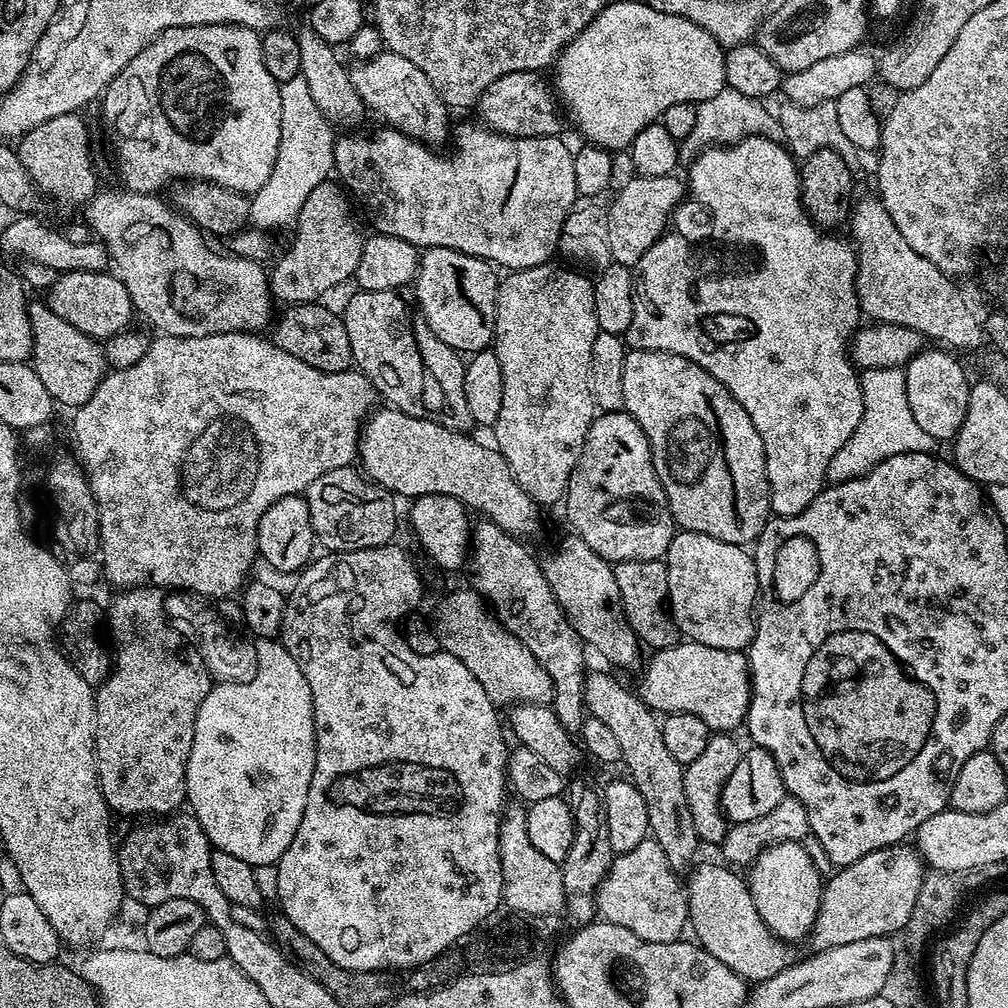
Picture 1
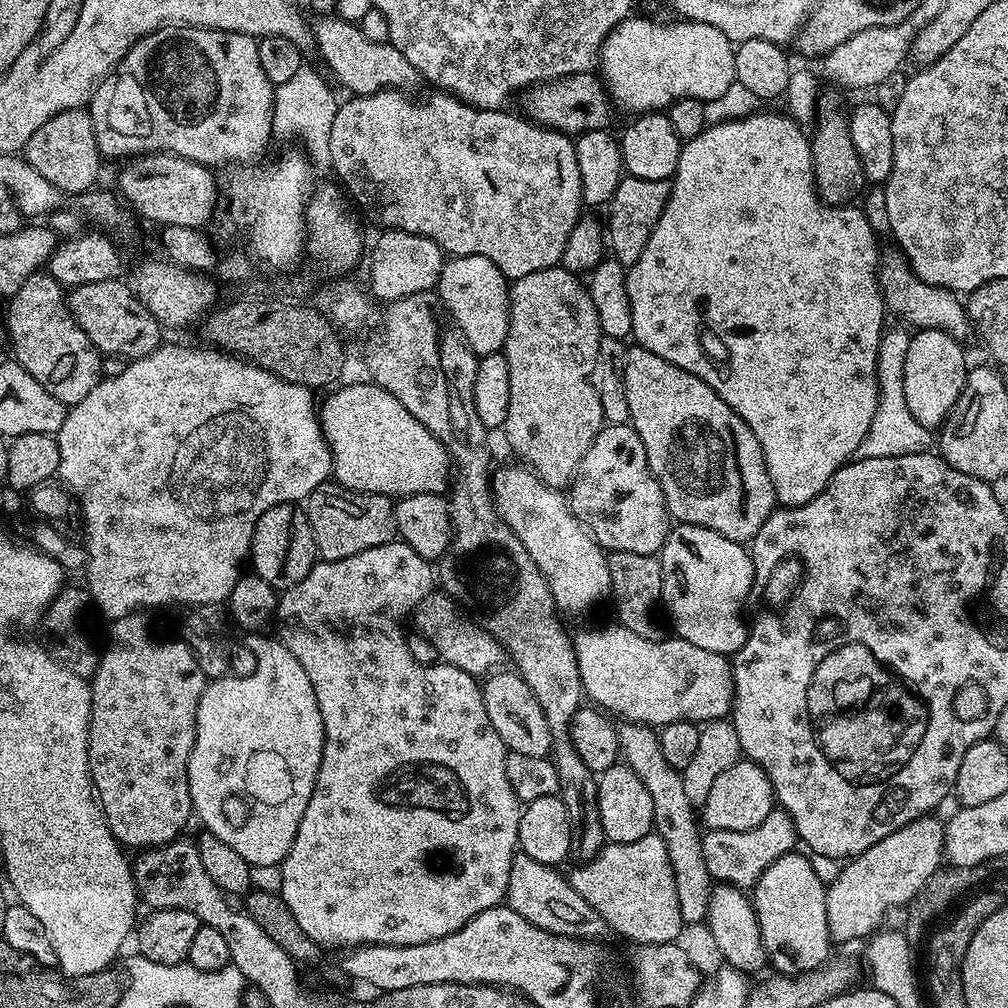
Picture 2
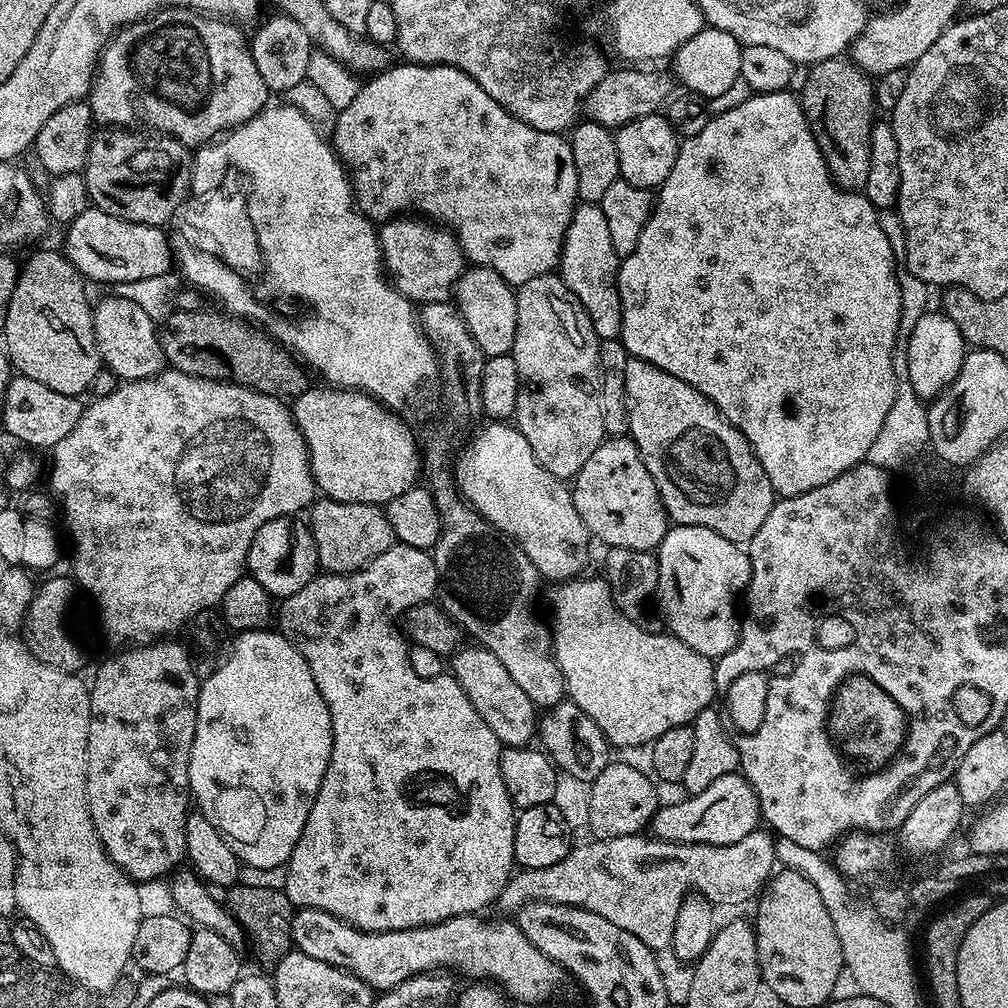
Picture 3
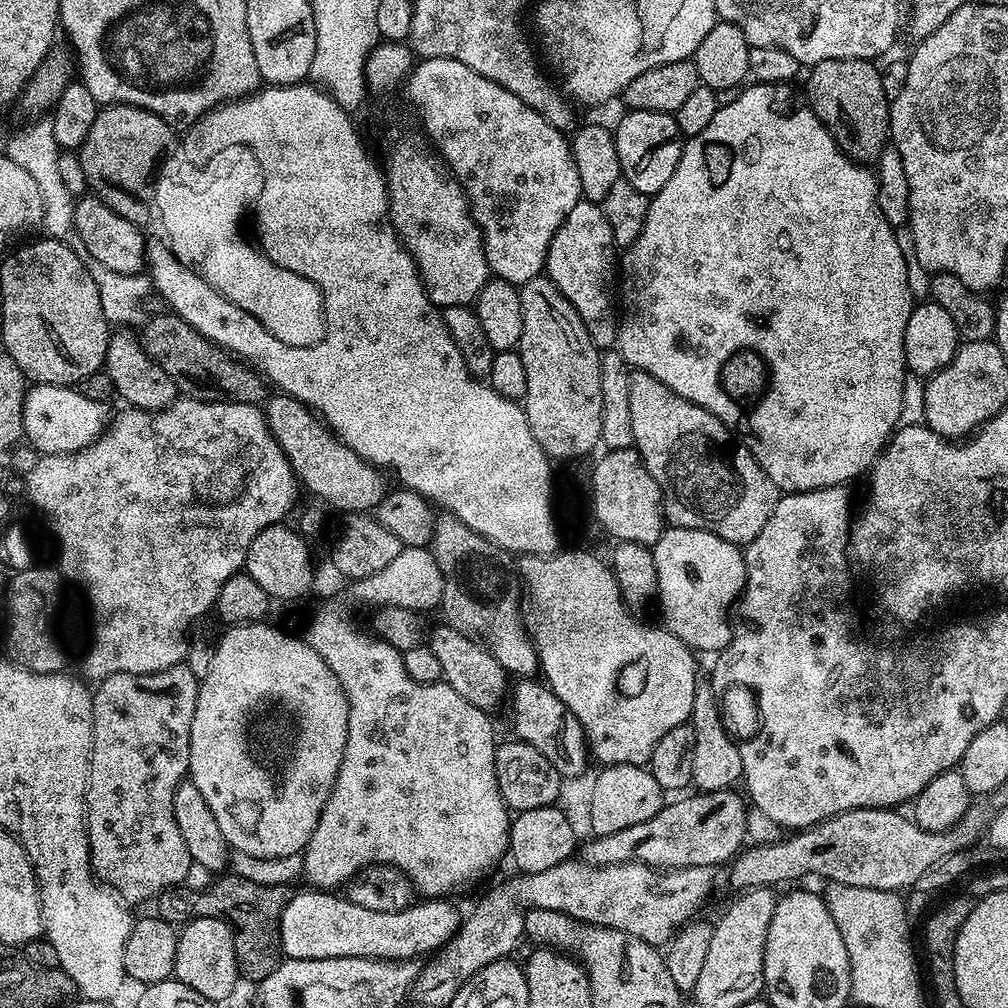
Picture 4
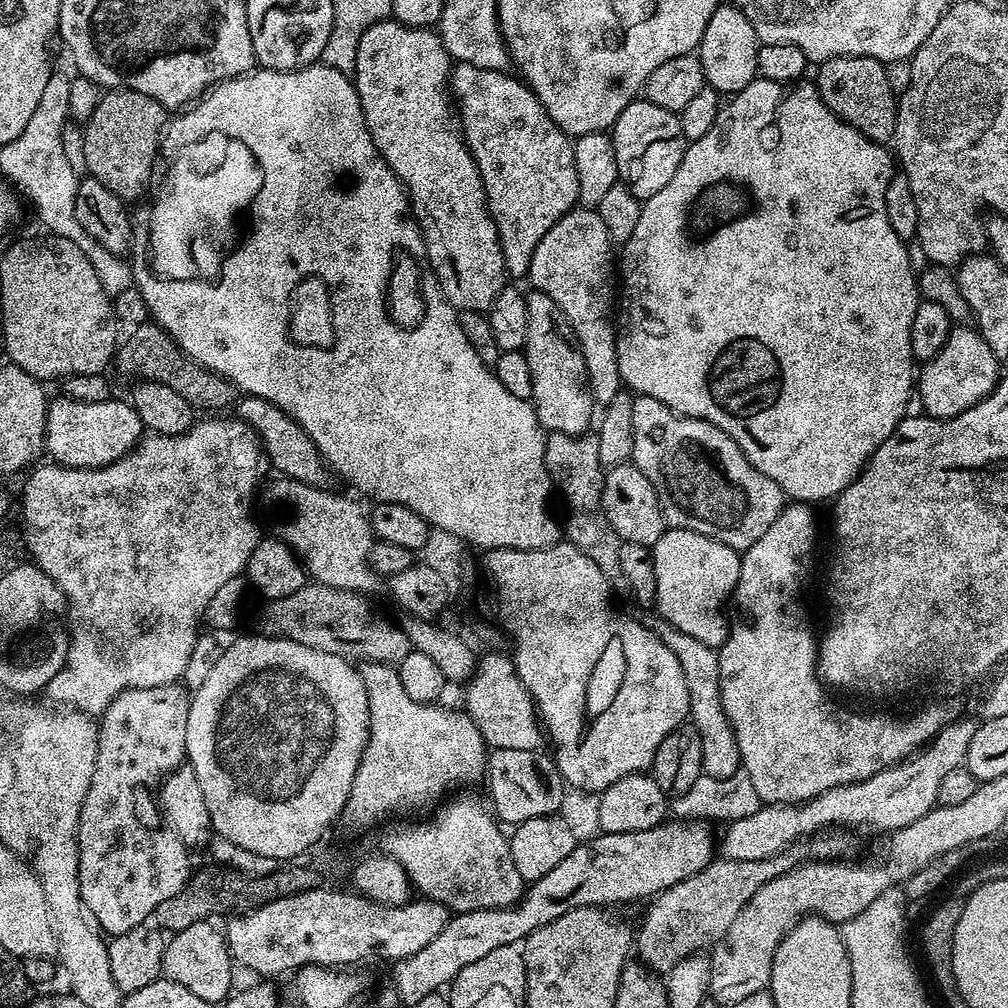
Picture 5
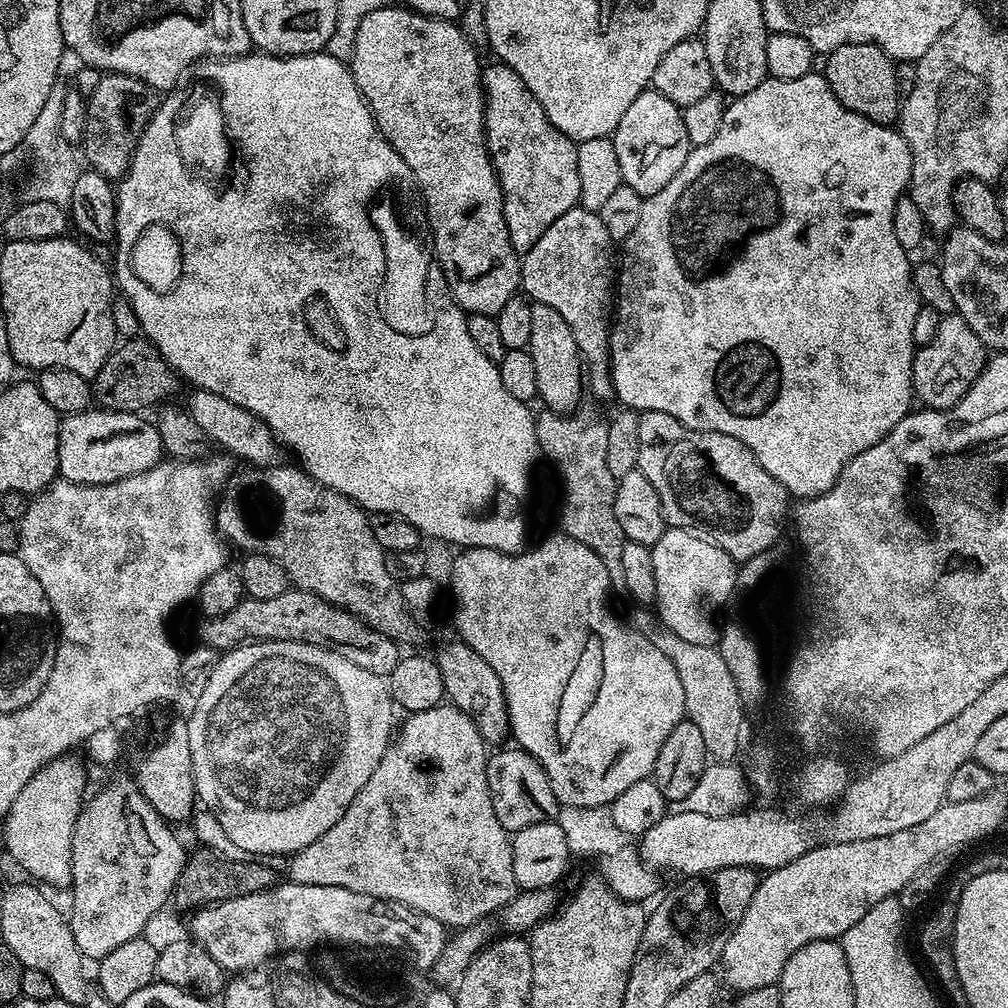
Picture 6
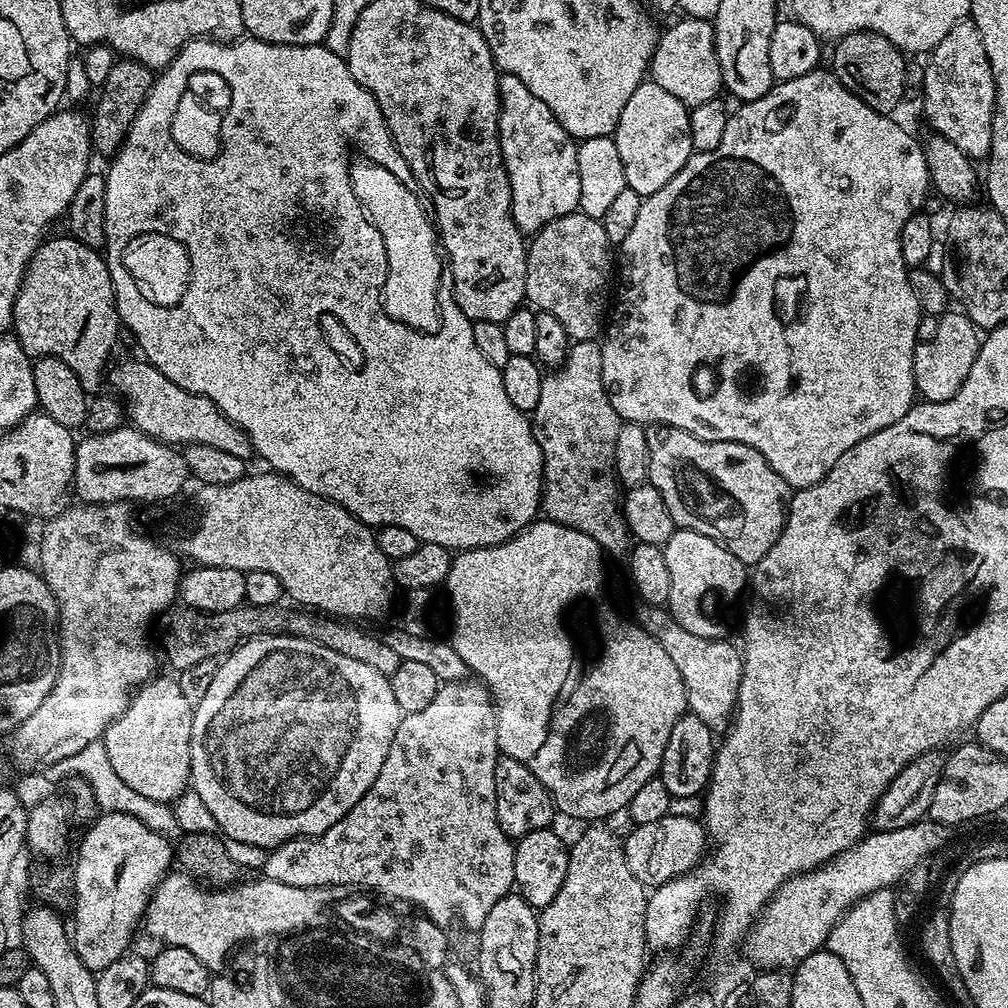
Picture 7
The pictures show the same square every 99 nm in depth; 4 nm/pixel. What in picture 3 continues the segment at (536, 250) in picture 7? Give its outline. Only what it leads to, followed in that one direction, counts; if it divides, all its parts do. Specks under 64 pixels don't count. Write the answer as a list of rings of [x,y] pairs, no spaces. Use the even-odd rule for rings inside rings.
[[[577,203],[566,230],[564,248],[560,252],[558,275],[566,282],[566,286],[570,286],[570,290],[574,290],[578,302],[582,302],[600,341],[615,340],[622,330],[622,306],[616,285],[620,261],[621,257],[614,250],[614,242],[610,242],[606,214],[602,214],[599,204]]]

